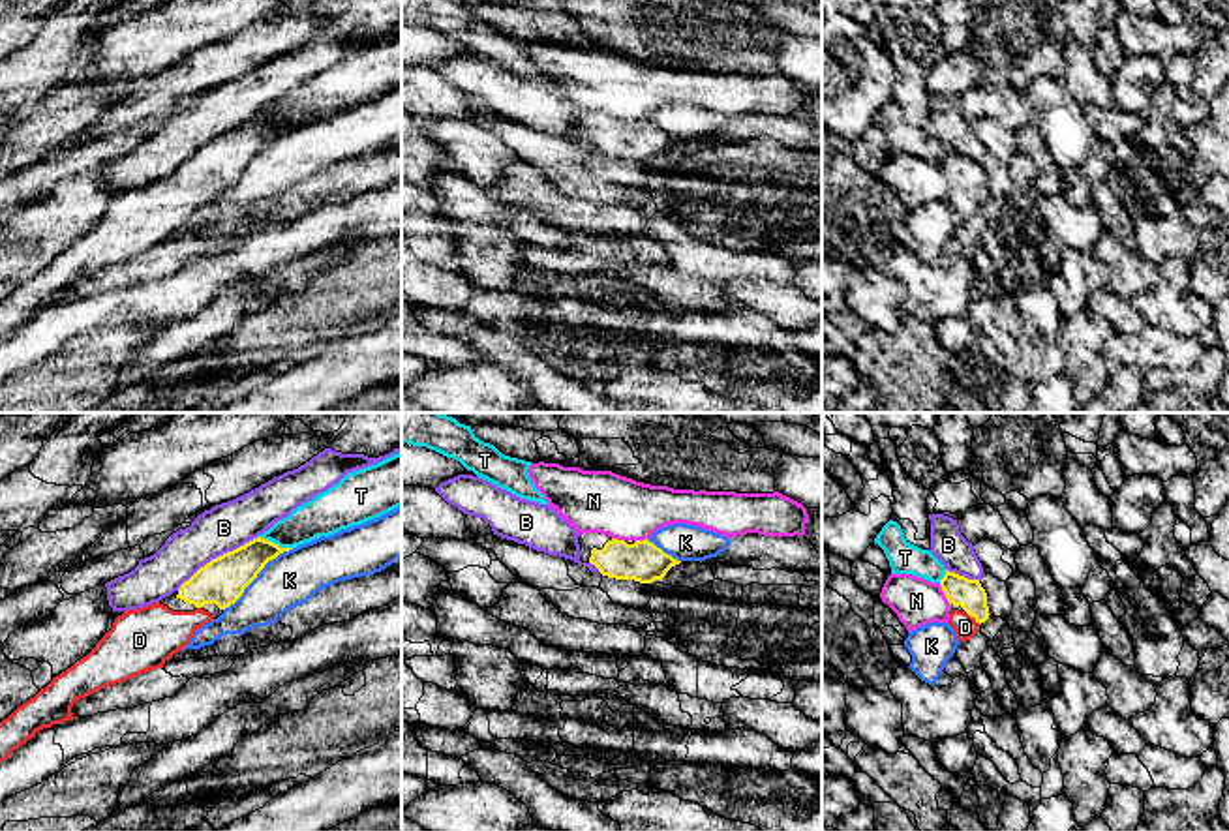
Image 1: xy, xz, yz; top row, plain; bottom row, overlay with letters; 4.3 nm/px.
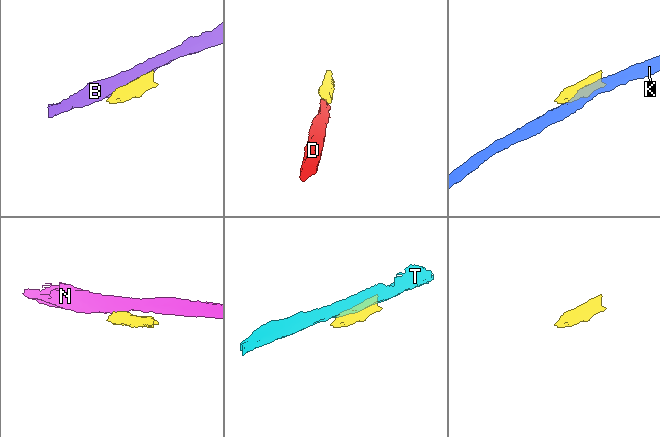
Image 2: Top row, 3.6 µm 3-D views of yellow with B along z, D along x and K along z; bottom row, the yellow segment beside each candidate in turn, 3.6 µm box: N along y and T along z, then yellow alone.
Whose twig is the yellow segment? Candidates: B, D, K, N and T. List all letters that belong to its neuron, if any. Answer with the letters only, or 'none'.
D

